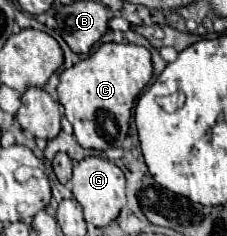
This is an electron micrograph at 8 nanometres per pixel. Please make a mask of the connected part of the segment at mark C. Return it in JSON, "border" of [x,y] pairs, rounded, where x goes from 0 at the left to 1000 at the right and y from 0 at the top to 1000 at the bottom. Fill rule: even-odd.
{"border":[[[449,186],[388,246],[264,305],[256,432],[282,449],[282,492],[326,534],[326,576],[352,619],[458,636],[476,619],[537,619],[564,568],[573,466],[608,398],[670,331],[661,220],[599,186]]]}

